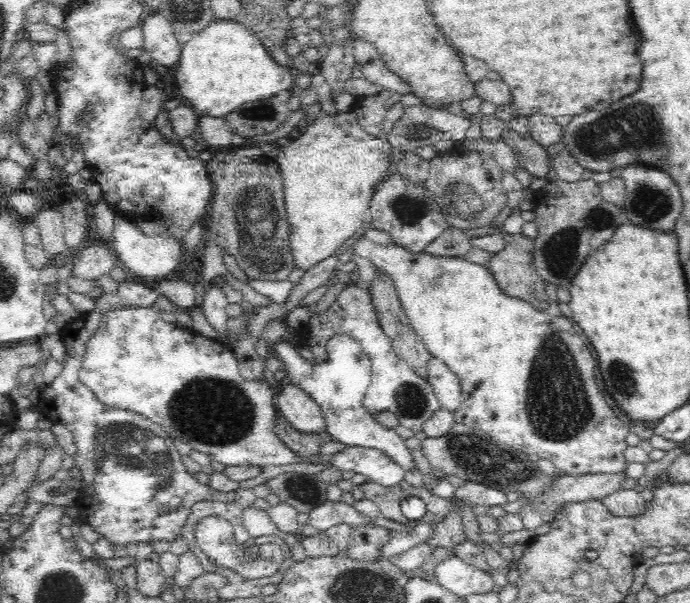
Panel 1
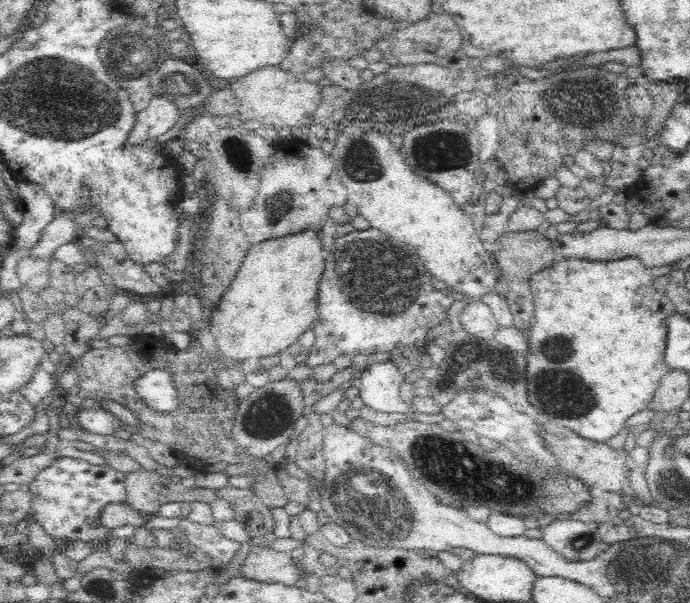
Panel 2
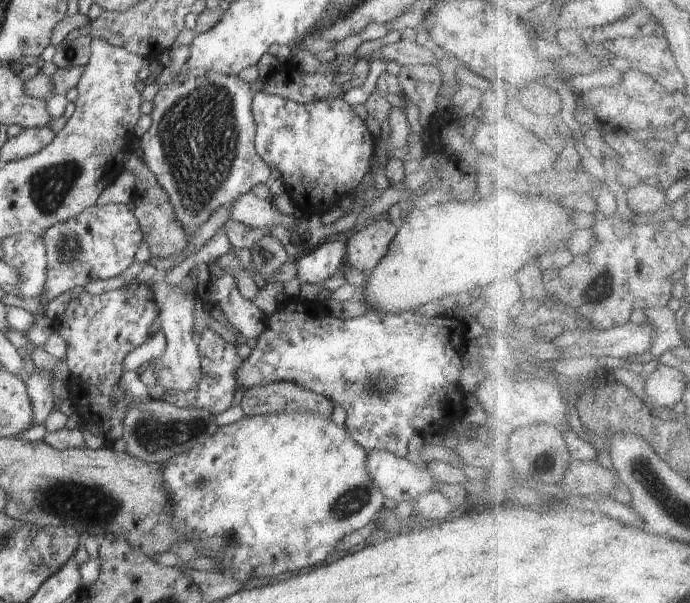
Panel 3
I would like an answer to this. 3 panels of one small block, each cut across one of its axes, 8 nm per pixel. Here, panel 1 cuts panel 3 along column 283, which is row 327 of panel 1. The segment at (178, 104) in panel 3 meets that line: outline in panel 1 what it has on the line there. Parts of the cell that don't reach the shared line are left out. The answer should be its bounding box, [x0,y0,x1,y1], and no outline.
[40,279,235,546]

